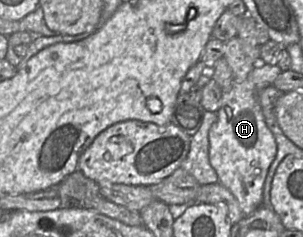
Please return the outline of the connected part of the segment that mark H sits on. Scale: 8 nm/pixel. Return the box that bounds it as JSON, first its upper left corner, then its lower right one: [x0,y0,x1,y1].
[209,64,282,217]

